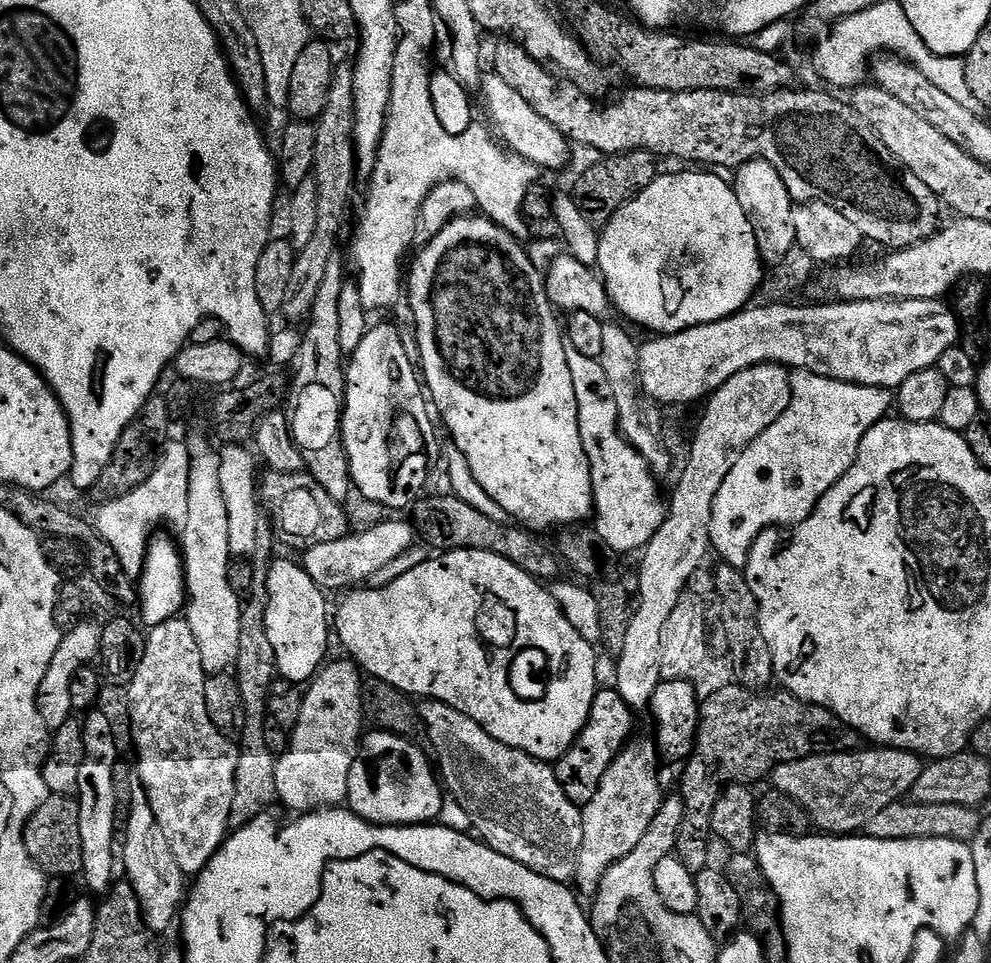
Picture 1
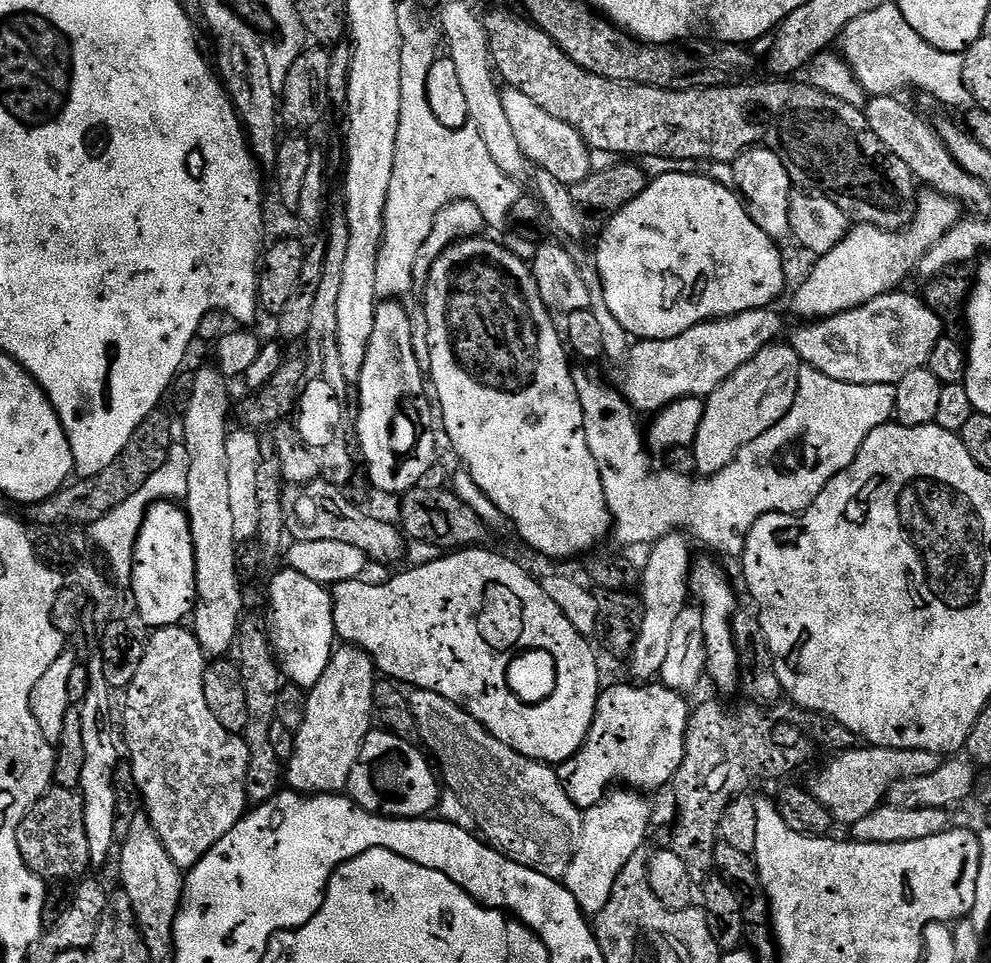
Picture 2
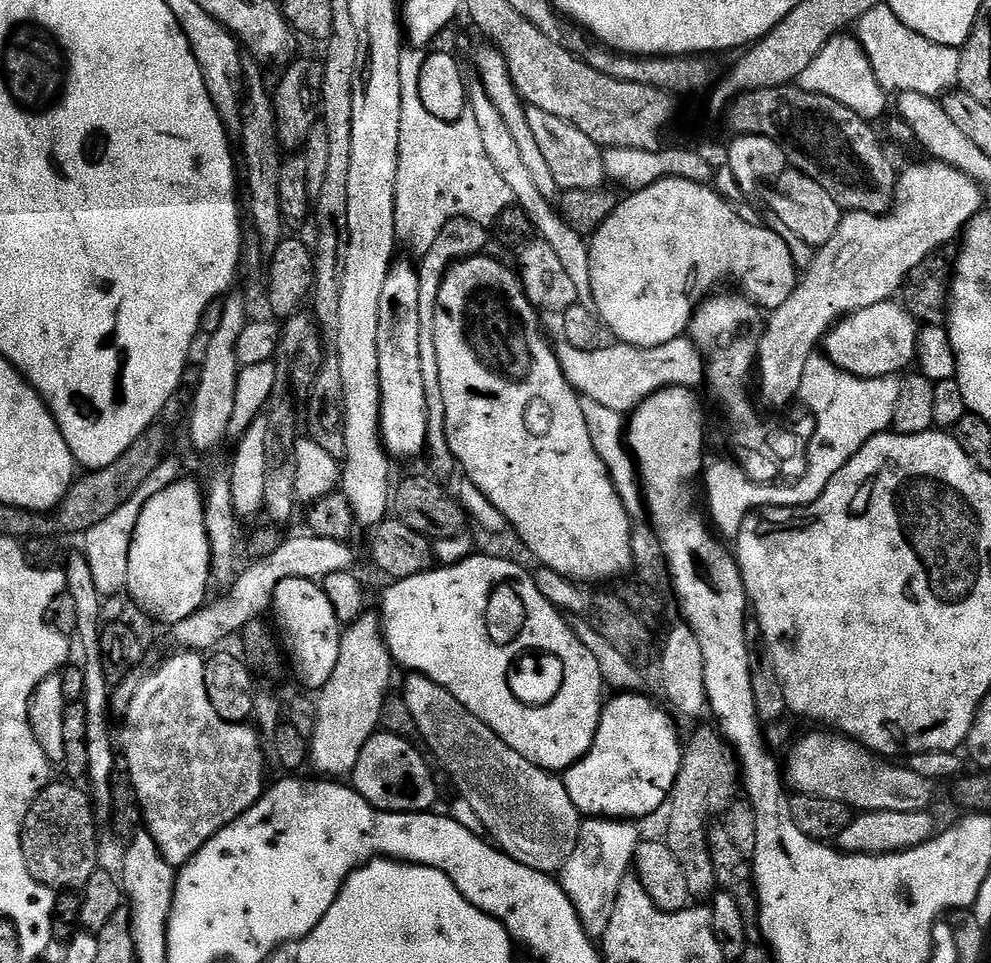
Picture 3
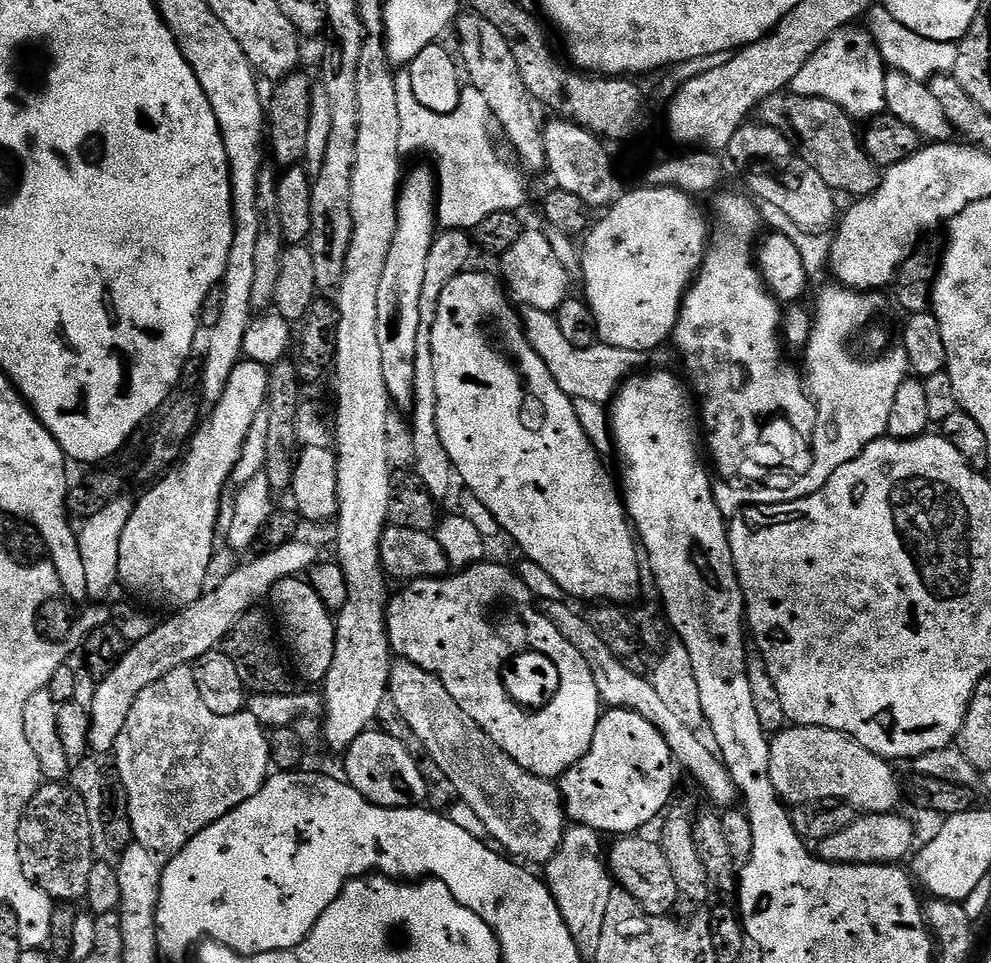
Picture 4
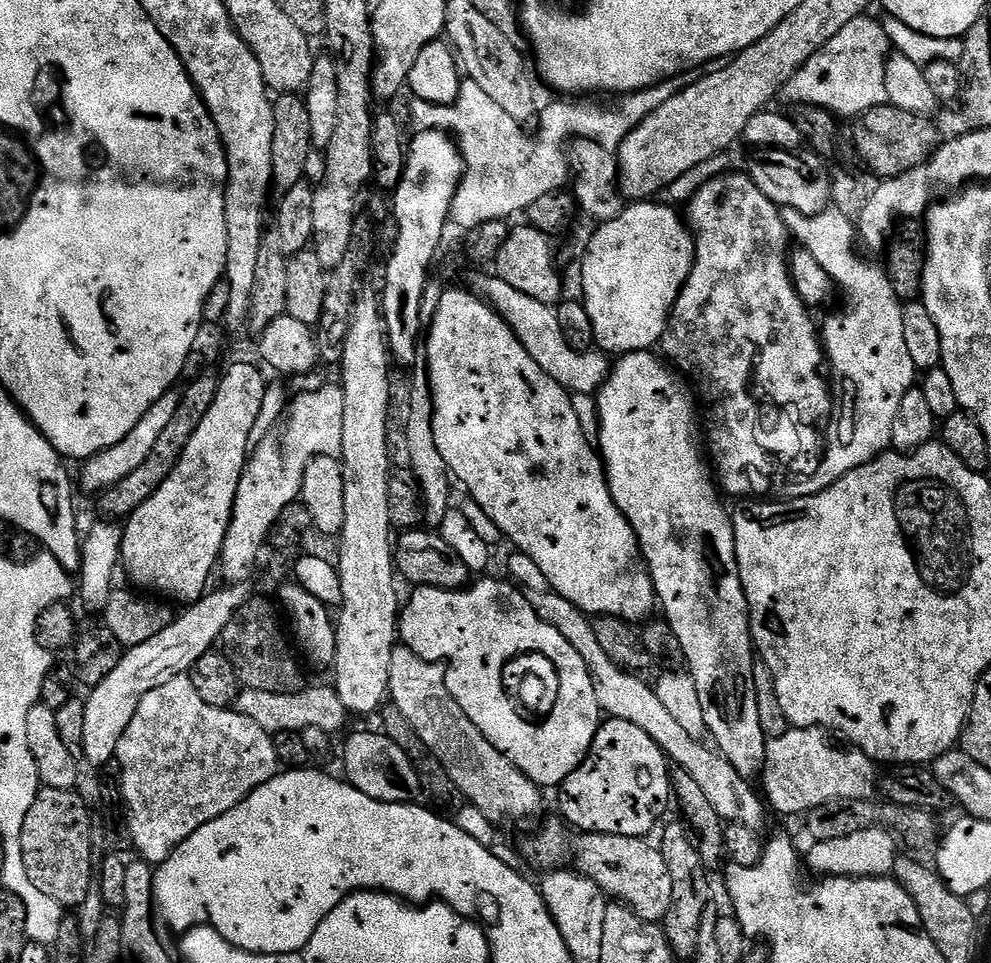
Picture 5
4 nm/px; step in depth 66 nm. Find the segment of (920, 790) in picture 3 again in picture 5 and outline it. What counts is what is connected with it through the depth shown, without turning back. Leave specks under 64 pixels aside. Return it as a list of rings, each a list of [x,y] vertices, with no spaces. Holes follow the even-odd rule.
[[[789,727],[788,732],[781,736],[771,737],[764,745],[764,766],[762,769],[762,777],[764,776],[764,792],[762,788],[762,796],[766,801],[767,807],[772,808],[776,812],[781,812],[784,816],[796,816],[801,814],[807,814],[812,811],[813,808],[822,806],[823,804],[829,804],[835,800],[871,800],[877,795],[878,792],[878,775],[876,776],[876,768],[878,769],[877,761],[871,760],[871,758],[864,752],[859,751],[851,746],[840,746],[844,748],[835,748],[831,744],[829,733],[822,728],[793,728]]]

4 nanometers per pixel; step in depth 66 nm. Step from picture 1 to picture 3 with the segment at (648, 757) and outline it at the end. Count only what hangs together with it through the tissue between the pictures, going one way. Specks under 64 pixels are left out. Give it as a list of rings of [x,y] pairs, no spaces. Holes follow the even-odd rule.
[[[588,818],[580,825],[578,842],[558,873],[558,883],[568,896],[578,918],[584,927],[584,933],[593,938],[603,937],[606,926],[610,922],[610,914],[614,910],[616,891],[622,886],[625,876],[629,875],[636,859],[636,849],[642,843],[642,835],[632,822],[621,822],[611,818]]]

